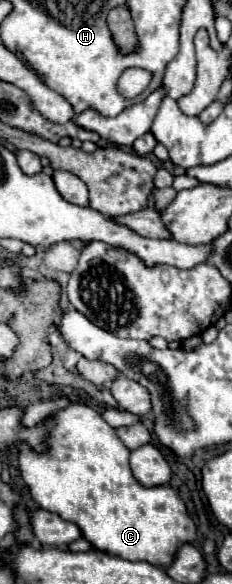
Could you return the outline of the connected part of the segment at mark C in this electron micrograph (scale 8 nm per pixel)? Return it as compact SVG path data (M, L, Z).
M72 400L46 420L52 422L46 452L38 454L26 442L18 446L20 474L40 508L78 524L96 550L154 566L162 566L174 546L196 538L196 526L180 494L172 486L144 488L138 484L128 464L130 450L94 408Z

